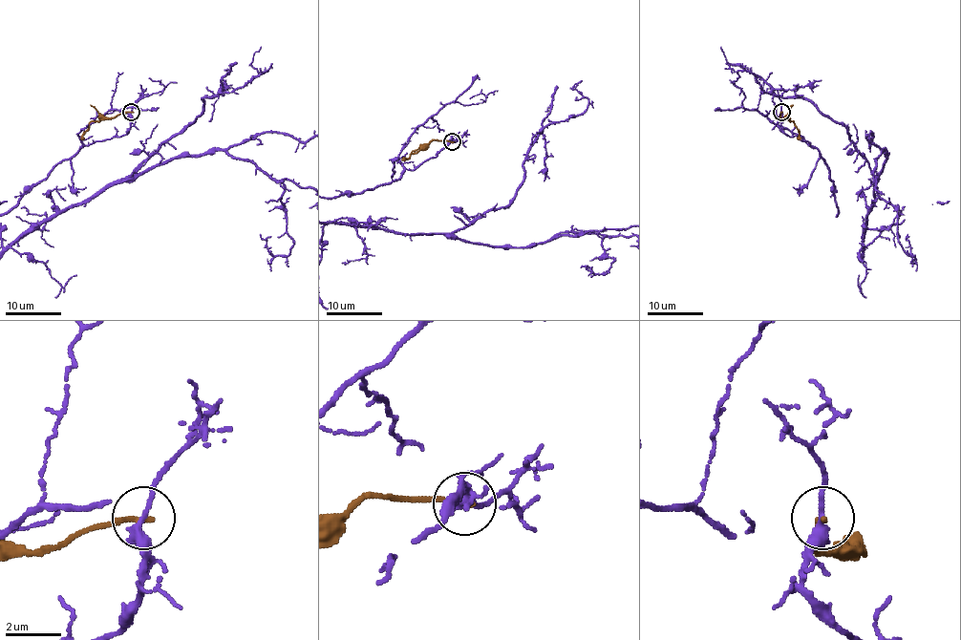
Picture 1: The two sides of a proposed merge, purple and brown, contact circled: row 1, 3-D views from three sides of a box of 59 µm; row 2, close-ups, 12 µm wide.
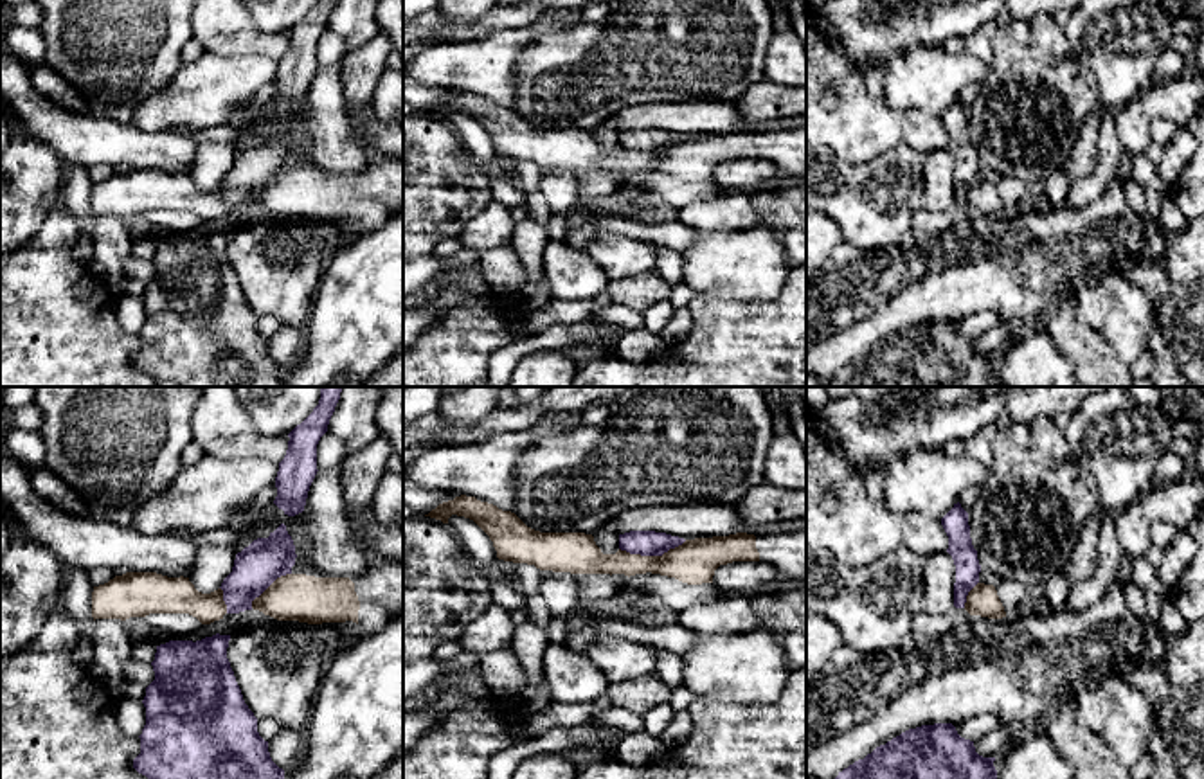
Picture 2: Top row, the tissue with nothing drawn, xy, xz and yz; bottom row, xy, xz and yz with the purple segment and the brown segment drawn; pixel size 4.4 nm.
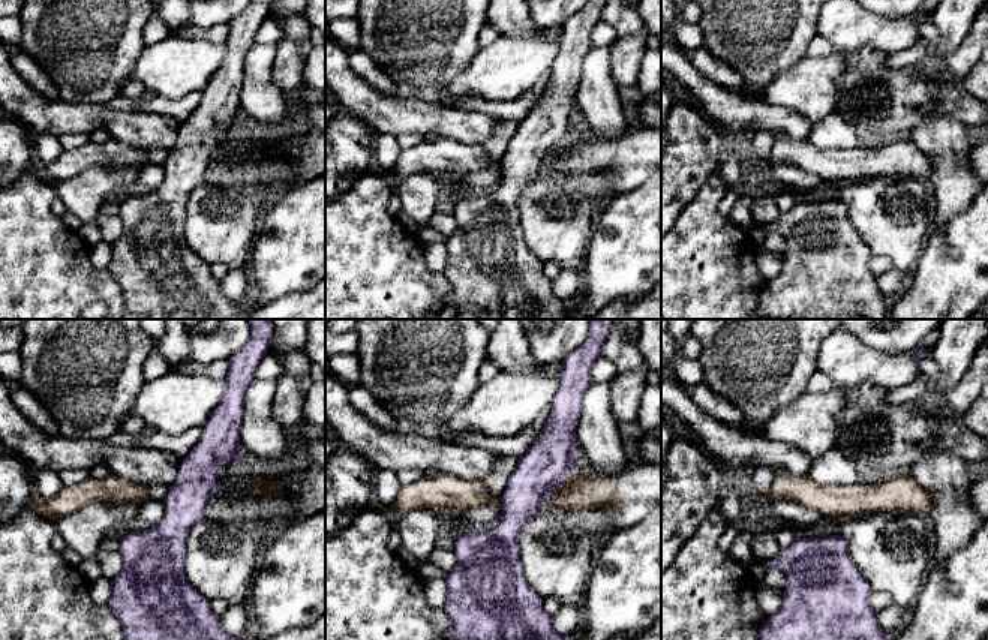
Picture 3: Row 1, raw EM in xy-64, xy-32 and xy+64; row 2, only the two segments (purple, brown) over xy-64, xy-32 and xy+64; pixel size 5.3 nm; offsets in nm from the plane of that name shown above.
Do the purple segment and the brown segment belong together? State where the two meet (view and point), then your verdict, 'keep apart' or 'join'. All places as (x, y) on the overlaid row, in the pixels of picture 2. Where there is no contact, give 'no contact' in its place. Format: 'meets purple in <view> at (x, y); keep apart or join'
meets purple in xz at (652, 555); keep apart

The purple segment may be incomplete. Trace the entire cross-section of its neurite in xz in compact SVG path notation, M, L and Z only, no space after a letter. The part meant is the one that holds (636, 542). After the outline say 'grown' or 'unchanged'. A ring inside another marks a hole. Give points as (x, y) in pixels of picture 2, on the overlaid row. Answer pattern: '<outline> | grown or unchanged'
M630 531L619 534L619 549L641 556L662 556L684 542L684 538L655 531Z | unchanged

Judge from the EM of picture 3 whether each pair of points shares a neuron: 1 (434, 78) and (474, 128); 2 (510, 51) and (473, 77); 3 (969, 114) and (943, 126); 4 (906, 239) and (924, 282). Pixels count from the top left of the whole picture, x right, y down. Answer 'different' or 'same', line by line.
1: different
2: same
3: different
4: different

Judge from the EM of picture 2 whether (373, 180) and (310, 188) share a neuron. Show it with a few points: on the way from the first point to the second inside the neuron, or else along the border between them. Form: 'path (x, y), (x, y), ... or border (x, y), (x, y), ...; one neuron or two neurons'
path (357, 188), (326, 188); one neuron

